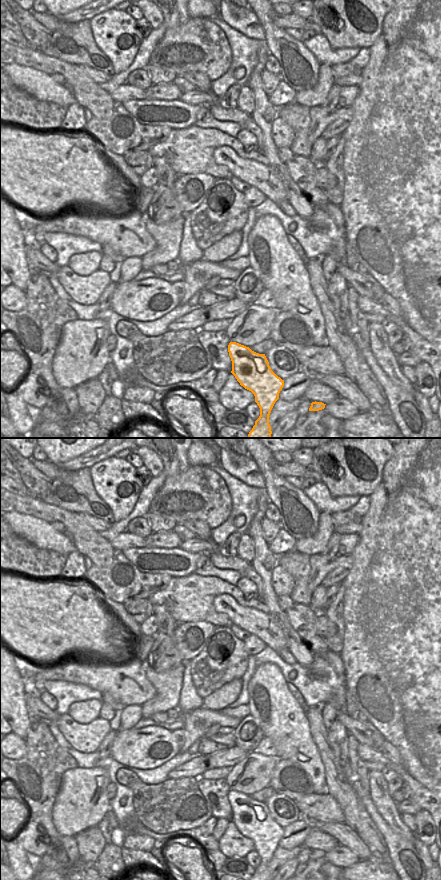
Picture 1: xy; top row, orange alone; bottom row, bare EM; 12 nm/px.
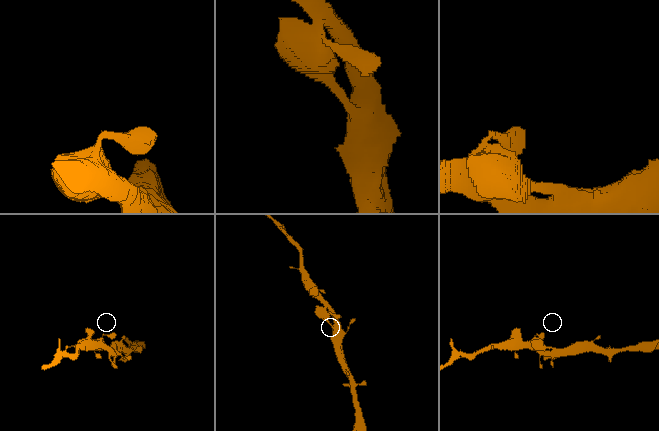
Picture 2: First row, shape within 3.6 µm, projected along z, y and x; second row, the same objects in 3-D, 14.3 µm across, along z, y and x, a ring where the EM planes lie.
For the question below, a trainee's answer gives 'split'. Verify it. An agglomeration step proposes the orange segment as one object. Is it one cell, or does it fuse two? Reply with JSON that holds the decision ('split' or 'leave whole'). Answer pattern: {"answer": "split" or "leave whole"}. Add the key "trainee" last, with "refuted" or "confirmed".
{"answer": "leave whole", "trainee": "refuted"}

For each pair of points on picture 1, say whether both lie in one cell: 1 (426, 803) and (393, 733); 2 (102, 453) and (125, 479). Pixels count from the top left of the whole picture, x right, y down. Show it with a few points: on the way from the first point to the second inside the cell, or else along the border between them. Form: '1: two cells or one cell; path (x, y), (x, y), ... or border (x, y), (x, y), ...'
1: two cells; border (401, 763), (405, 770), (430, 792)
2: two cells; border (114, 455), (94, 463), (89, 468)

